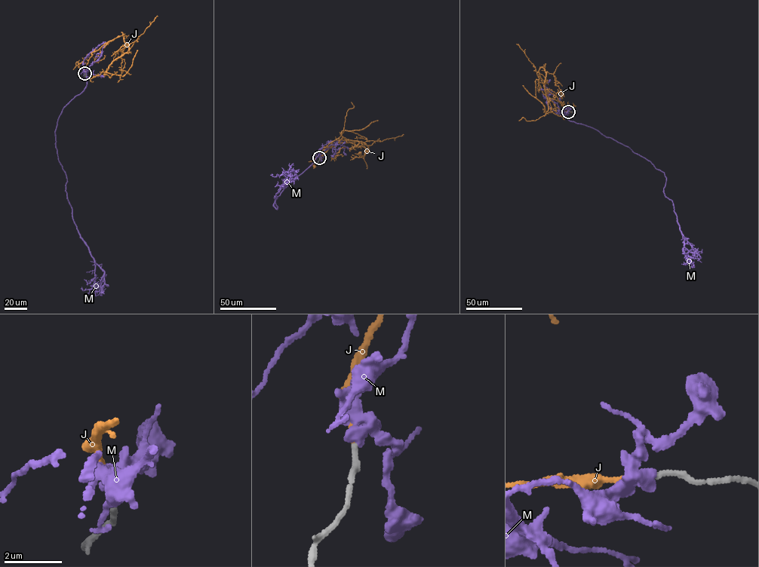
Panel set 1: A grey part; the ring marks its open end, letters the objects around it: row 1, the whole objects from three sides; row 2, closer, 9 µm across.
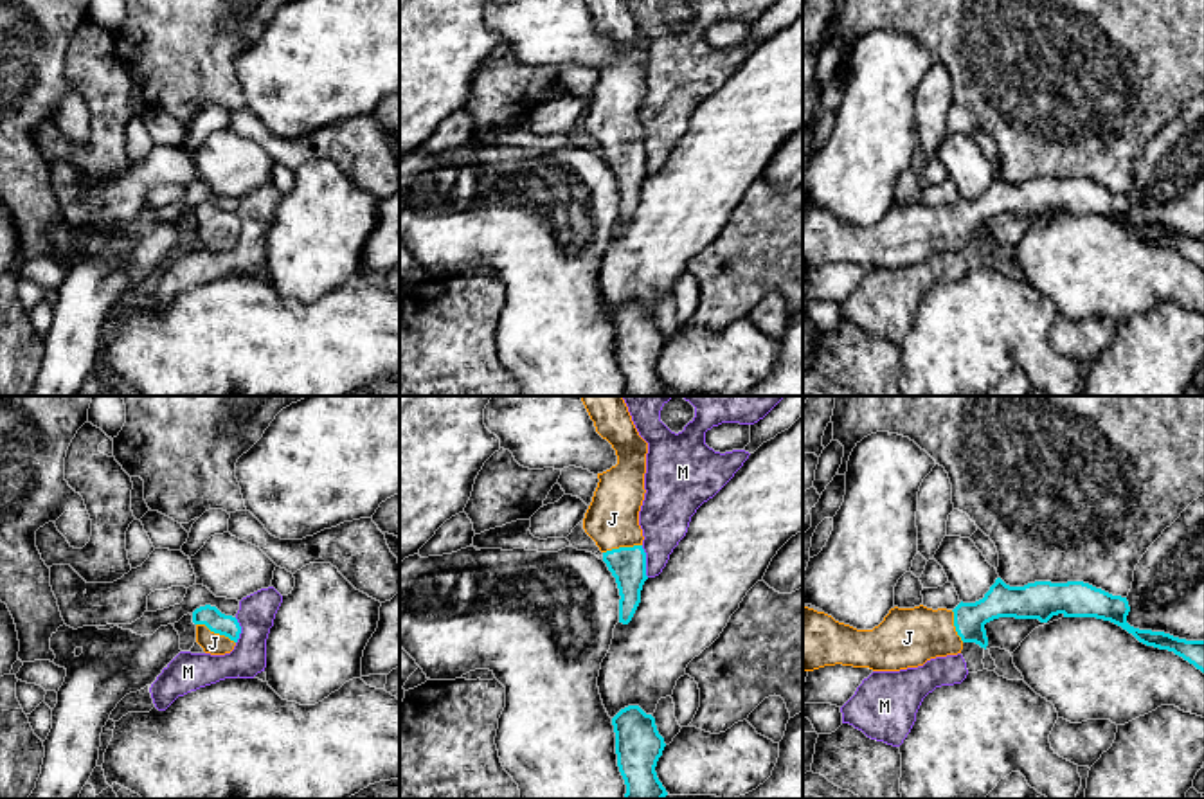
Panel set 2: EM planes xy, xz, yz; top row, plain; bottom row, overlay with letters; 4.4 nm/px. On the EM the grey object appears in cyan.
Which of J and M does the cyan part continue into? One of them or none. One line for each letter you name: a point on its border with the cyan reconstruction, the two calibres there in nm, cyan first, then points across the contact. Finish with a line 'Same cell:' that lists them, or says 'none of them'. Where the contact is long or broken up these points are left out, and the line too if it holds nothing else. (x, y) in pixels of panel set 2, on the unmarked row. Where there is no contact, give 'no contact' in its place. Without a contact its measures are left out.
J: contact xy (216, 229); calibres 100 and 100 nm; way xy (225, 222), (216, 229), (213, 240)
Same cell: J

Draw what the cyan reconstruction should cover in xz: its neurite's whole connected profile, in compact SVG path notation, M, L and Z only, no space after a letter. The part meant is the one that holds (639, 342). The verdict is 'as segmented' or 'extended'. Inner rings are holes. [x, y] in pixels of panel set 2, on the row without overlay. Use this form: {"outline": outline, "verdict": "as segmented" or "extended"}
{"outline": "M628 302L612 315L617 364L626 382L624 396L664 396L666 385L655 364L666 344L655 315L639 302Z", "verdict": "as segmented"}

